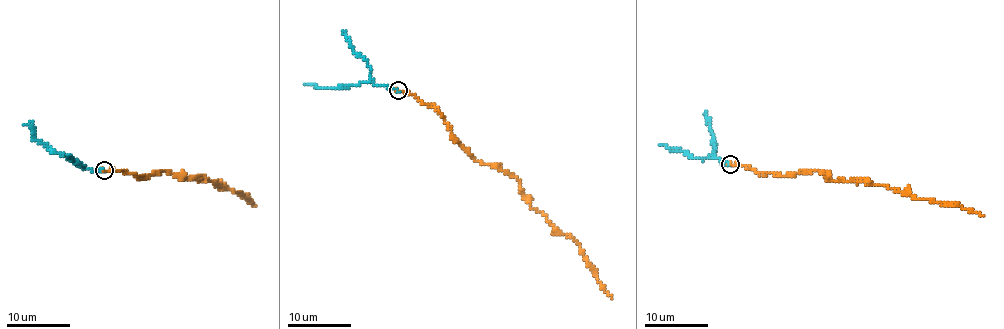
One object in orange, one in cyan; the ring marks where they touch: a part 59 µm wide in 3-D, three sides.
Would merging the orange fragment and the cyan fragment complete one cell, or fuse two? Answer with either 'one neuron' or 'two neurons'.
one neuron

